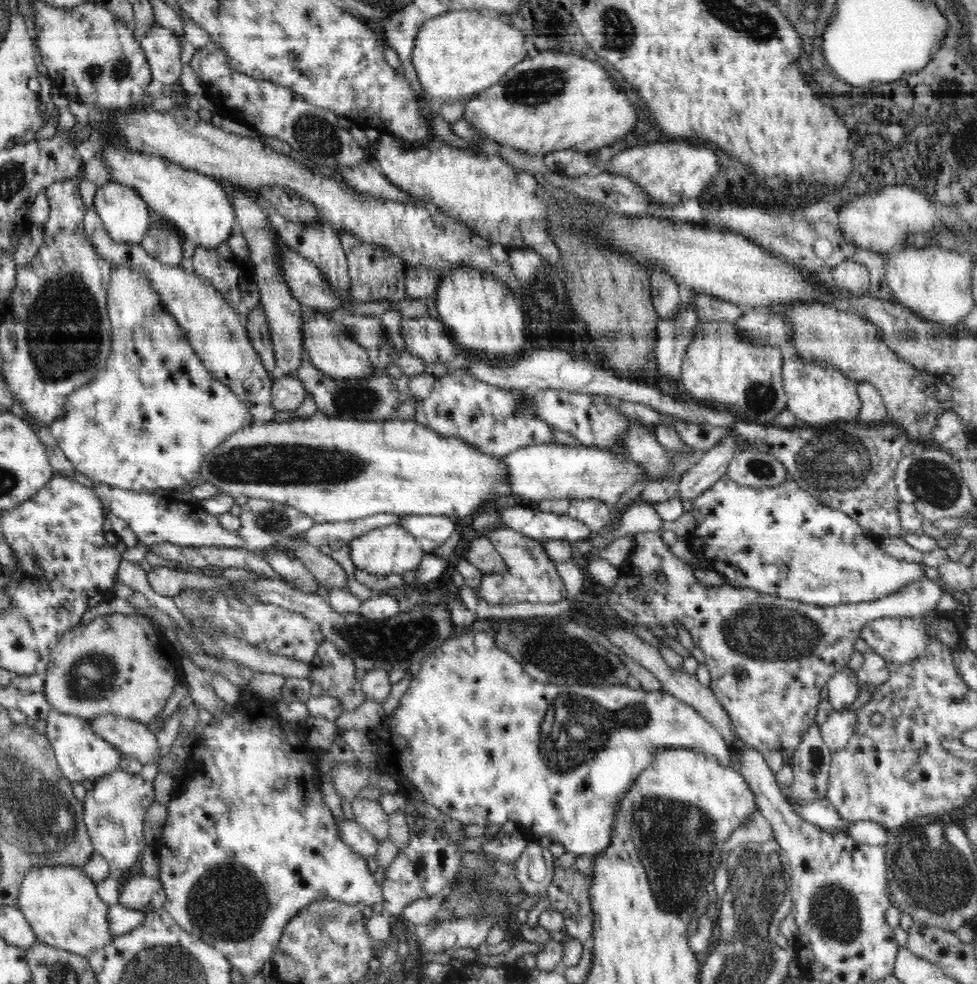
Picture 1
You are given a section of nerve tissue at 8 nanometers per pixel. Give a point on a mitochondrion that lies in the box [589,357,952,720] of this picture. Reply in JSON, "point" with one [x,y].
{"point":[758,632]}

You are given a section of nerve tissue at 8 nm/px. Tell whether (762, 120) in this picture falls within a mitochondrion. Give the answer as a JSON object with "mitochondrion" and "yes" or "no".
{"mitochondrion":"no"}

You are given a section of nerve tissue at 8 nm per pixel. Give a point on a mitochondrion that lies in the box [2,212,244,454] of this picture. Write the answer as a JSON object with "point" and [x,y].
{"point":[64,321]}

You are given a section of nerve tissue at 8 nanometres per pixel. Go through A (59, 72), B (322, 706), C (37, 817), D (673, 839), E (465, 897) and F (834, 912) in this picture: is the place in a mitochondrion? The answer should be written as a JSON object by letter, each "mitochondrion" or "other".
{"A":"other","B":"other","C":"mitochondrion","D":"mitochondrion","E":"mitochondrion","F":"mitochondrion"}

